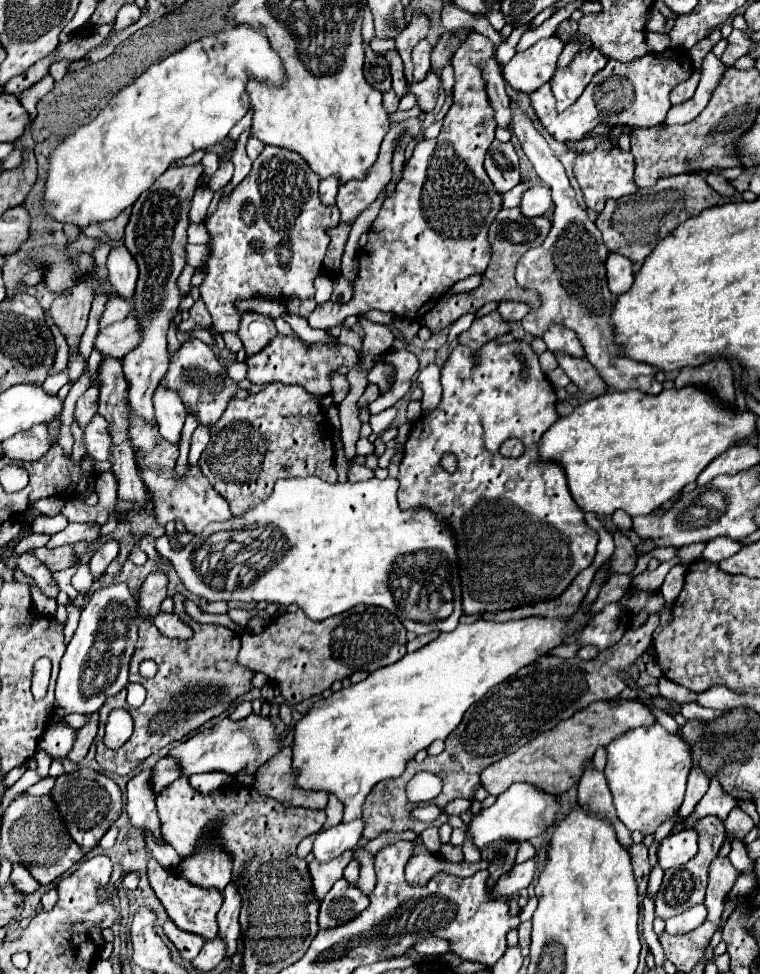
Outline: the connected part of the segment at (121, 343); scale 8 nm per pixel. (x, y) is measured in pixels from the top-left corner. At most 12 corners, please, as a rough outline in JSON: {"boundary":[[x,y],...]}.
{"boundary":[[133,316],[99,330],[93,348],[123,360],[141,340]]}

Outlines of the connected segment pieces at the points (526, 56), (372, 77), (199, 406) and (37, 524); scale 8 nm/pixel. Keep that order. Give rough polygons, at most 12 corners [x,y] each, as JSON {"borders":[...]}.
{"borders":[[[557,36],[517,52],[505,82],[525,94],[547,84],[563,42]],[[365,46],[365,80],[391,90],[389,62]],[[197,338],[173,354],[161,382],[213,426],[237,382]],[[63,514],[39,516],[31,524],[33,532],[55,534],[67,526]]]}

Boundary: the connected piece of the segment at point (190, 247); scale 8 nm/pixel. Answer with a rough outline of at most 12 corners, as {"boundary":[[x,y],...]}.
{"boundary":[[187,244],[186,262],[205,268],[209,248],[205,244]]}

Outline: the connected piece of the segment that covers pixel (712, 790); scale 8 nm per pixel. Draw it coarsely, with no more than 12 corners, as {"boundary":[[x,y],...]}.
{"boundary":[[711,779],[708,791],[685,820],[692,828],[709,814],[724,822],[737,800]]}

